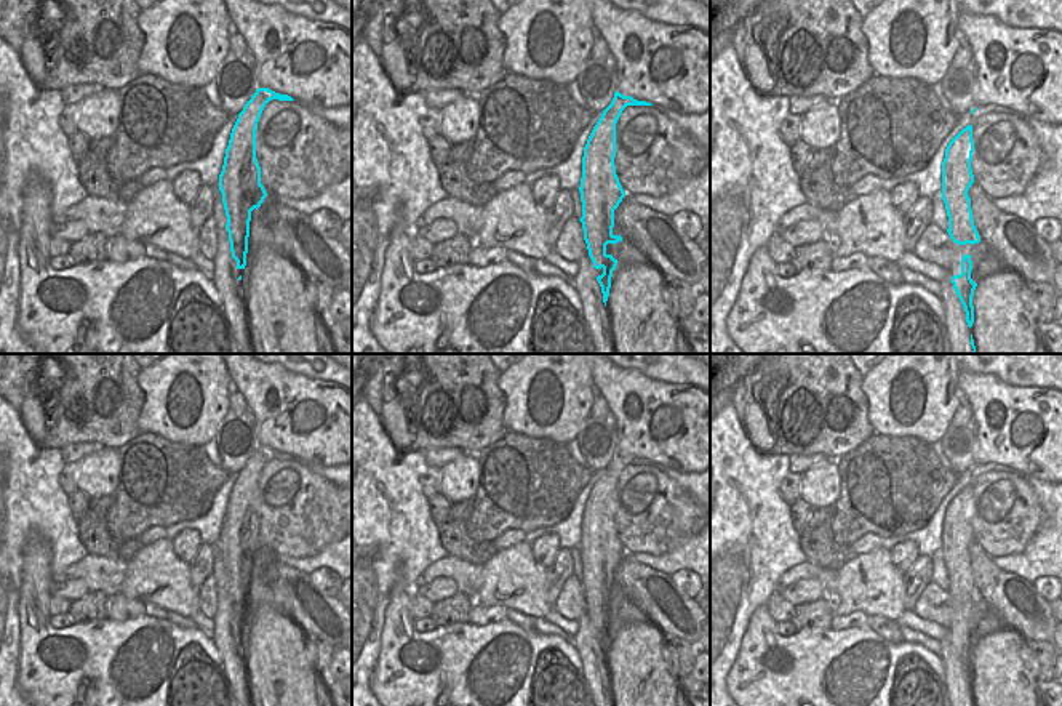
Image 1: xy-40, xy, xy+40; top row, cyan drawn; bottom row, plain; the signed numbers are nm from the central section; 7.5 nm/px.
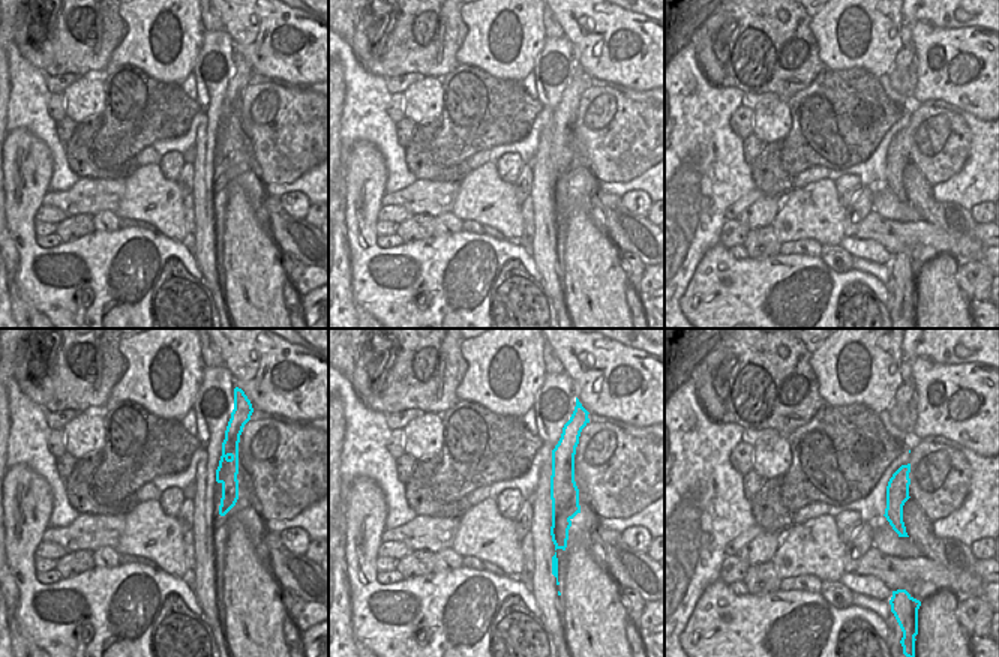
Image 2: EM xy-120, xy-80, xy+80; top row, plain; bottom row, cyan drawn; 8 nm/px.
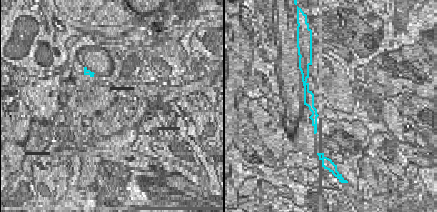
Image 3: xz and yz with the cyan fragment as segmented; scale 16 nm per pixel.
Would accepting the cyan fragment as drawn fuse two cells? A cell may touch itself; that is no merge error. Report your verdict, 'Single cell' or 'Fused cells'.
Single cell.

